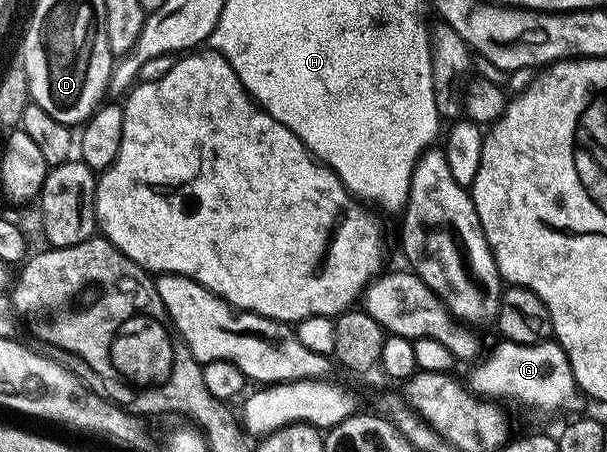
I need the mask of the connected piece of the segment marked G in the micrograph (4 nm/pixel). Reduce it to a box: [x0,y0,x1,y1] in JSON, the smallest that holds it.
[466,340,582,412]

